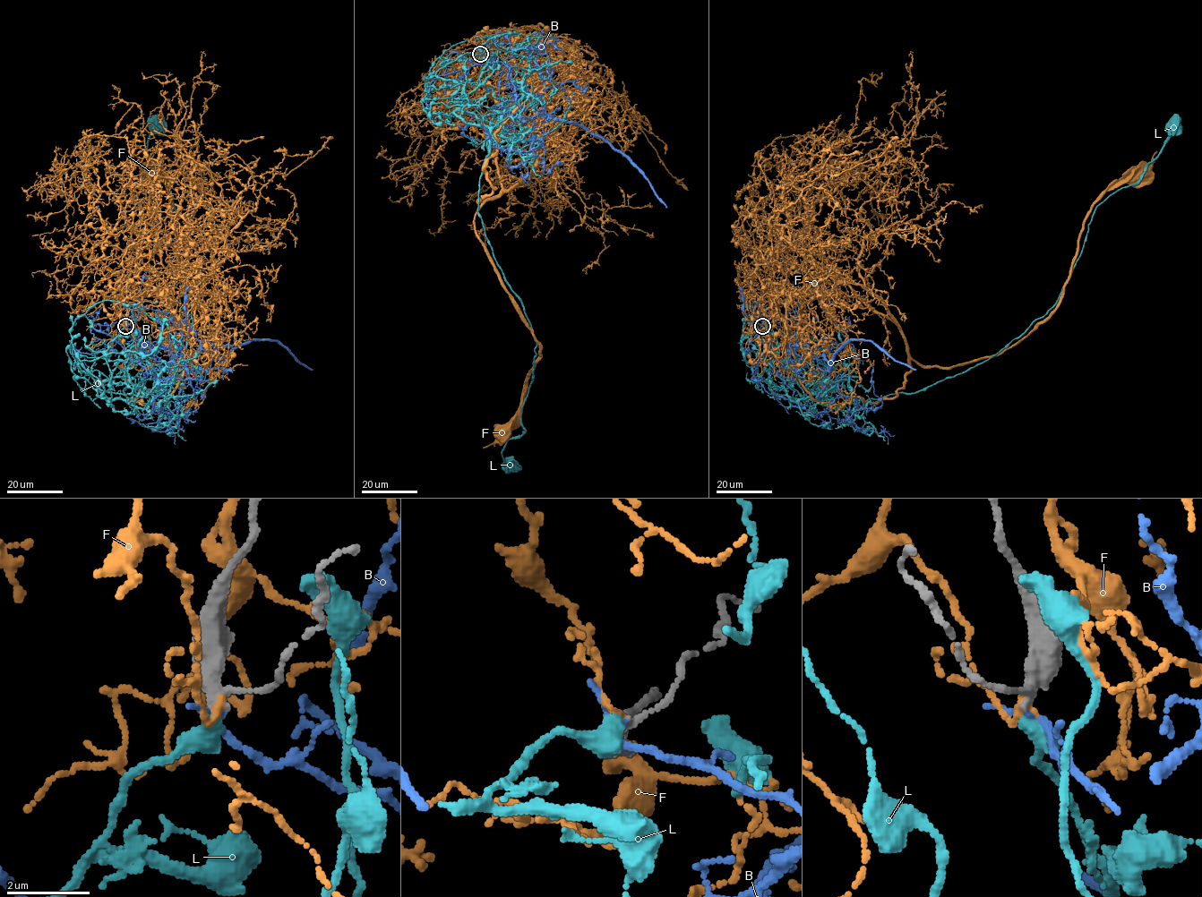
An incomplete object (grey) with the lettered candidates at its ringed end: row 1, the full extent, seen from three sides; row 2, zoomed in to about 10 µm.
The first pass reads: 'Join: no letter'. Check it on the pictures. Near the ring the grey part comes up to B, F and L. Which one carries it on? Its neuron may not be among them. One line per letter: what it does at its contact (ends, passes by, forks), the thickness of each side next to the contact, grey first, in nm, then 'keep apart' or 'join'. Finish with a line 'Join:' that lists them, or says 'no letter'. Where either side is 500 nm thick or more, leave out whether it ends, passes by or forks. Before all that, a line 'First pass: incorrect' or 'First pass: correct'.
First pass: incorrect
B: it ends; calibres 320 and 220 nm; keep apart
F: it ends; calibres 320 and 190 nm; keep apart
L: it ends; calibres 280 and 480 nm; join
Join: L

